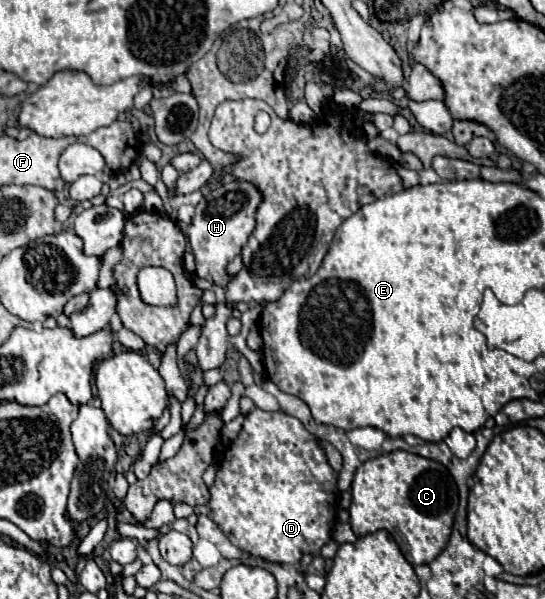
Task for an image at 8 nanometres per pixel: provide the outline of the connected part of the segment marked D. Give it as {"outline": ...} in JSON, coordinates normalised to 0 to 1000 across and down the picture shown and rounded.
{"outline":[[[466,681],[462,688],[451,691],[437,731],[418,745],[418,751],[411,758],[411,768],[400,778],[396,801],[393,801],[393,811],[385,815],[385,825],[389,825],[389,831],[382,838],[382,865],[389,865],[396,871],[396,878],[418,895],[418,902],[429,912],[437,912],[440,918],[448,918],[448,922],[455,922],[462,928],[477,928],[484,935],[510,938],[510,942],[536,942],[536,945],[543,945],[554,935],[558,925],[587,925],[587,915],[594,908],[602,908],[606,898],[609,898],[609,885],[613,885],[613,875],[617,875],[617,825],[620,825],[620,815],[617,815],[617,788],[606,781],[602,765],[598,765],[598,755],[587,745],[583,731],[576,725],[569,725],[547,698],[528,694],[521,688],[488,688],[488,684]]]}

